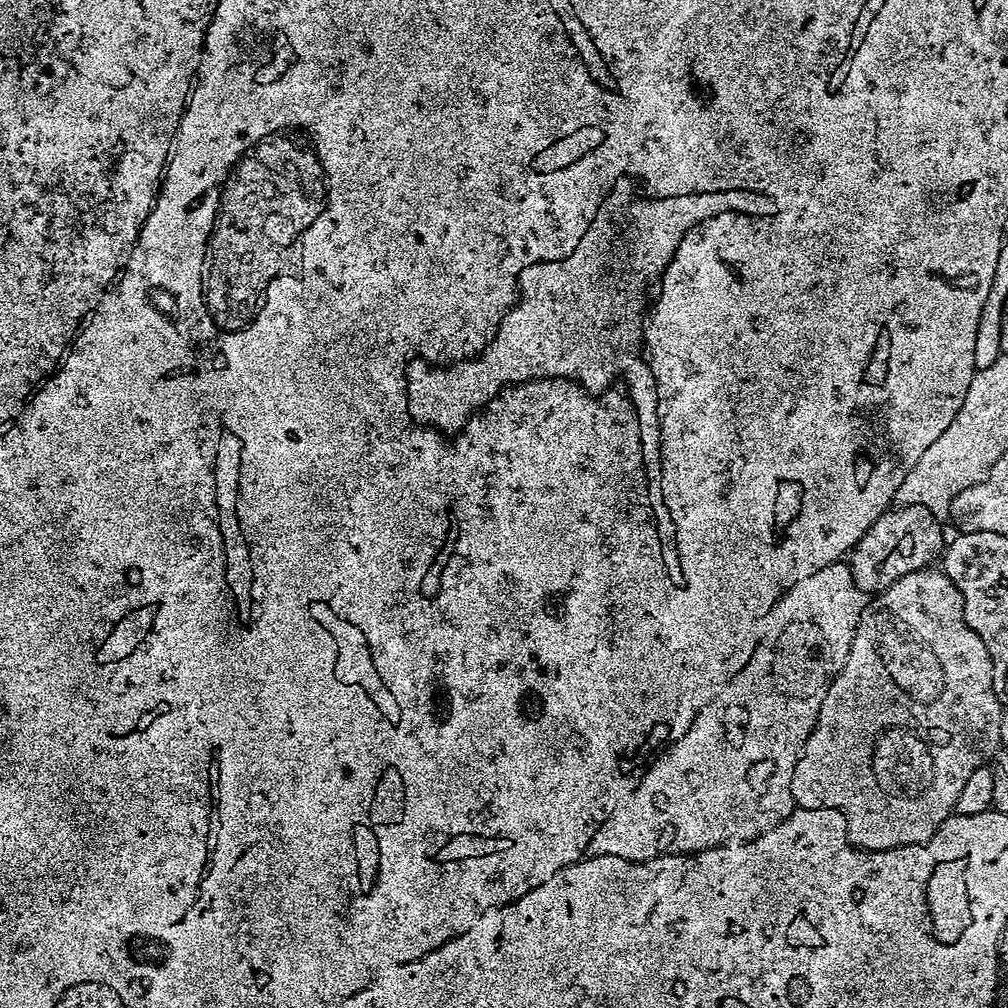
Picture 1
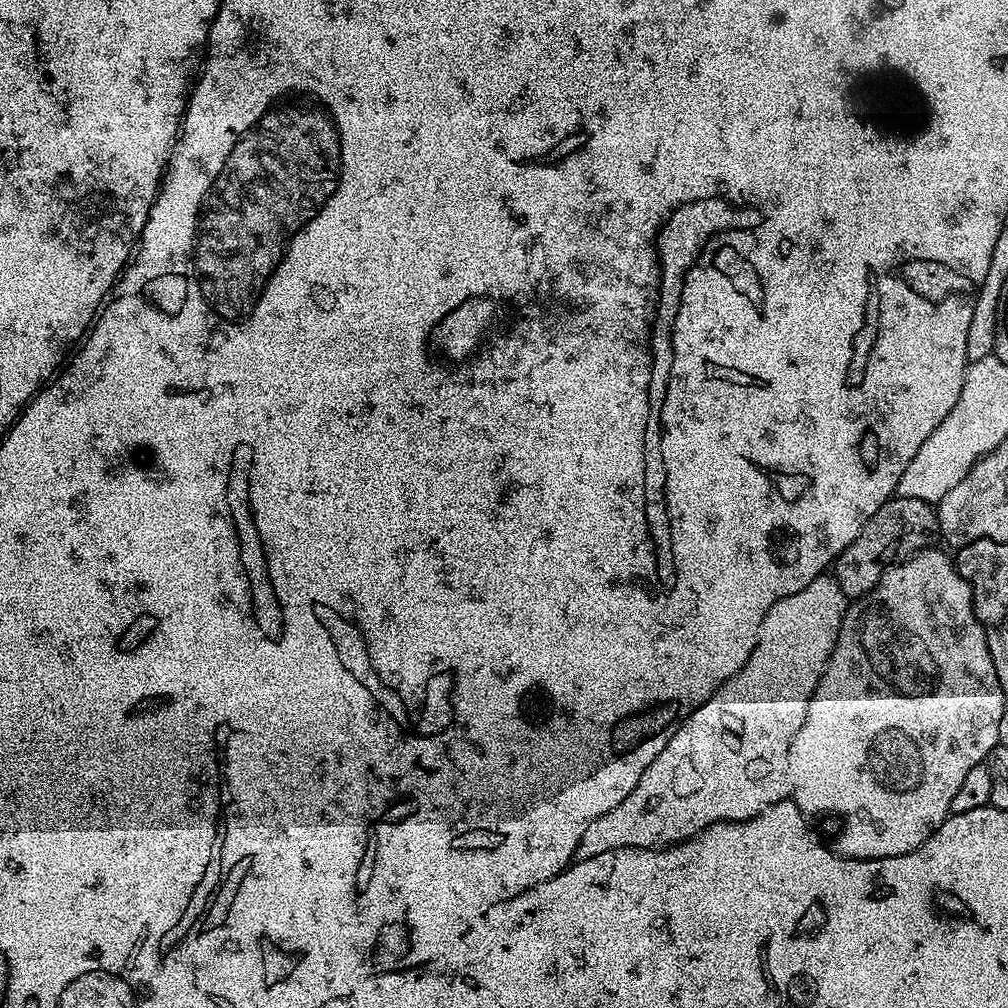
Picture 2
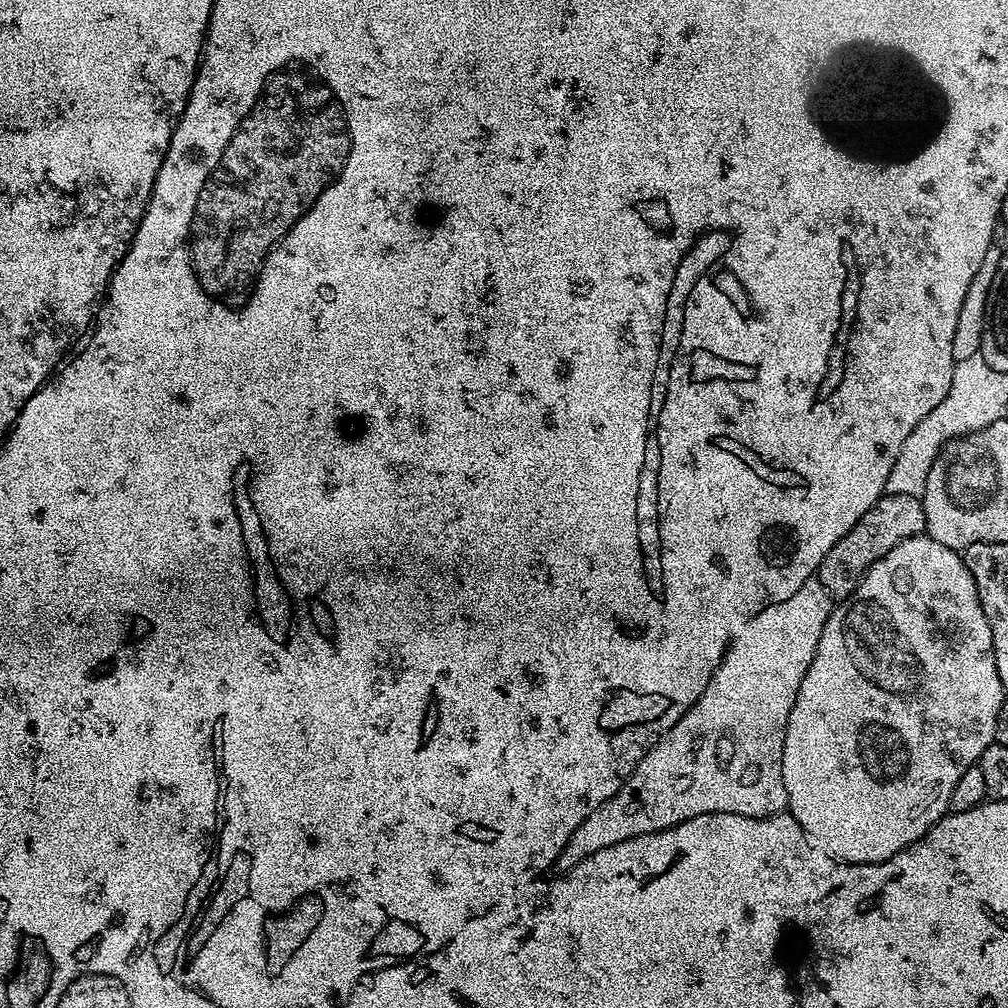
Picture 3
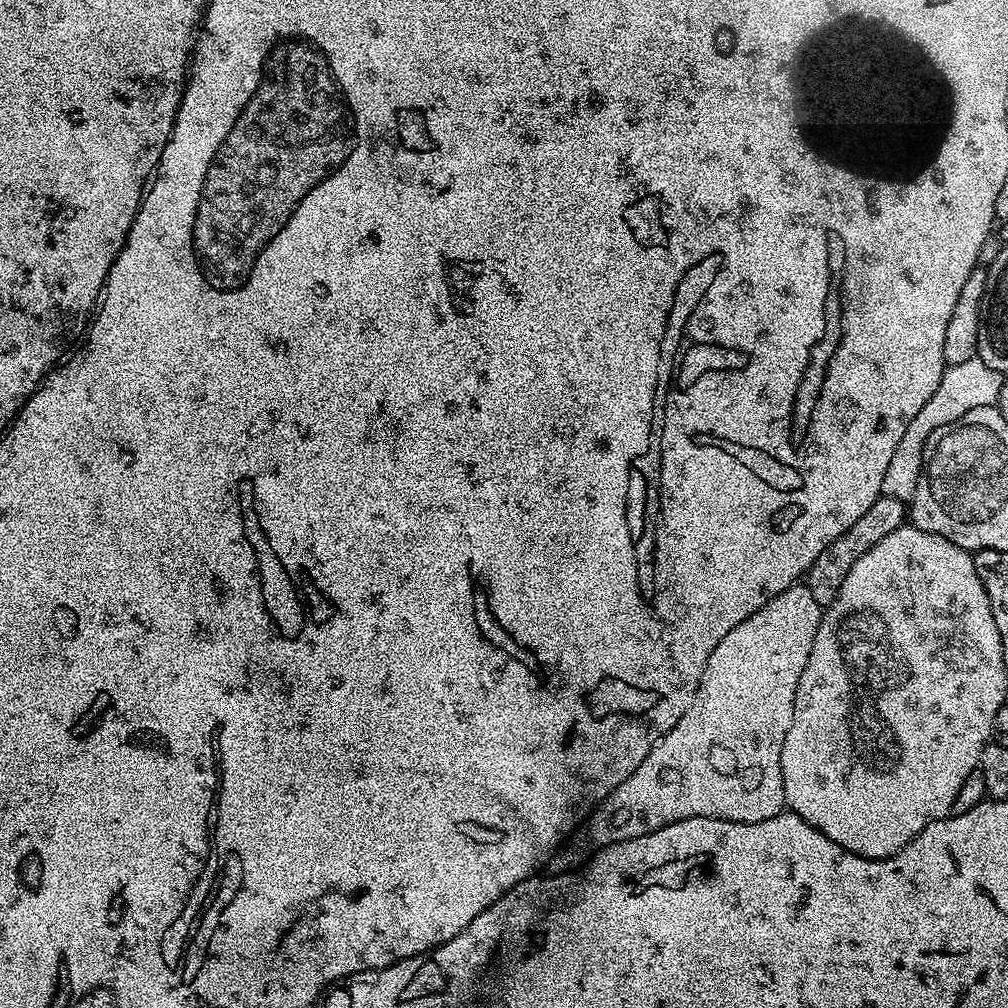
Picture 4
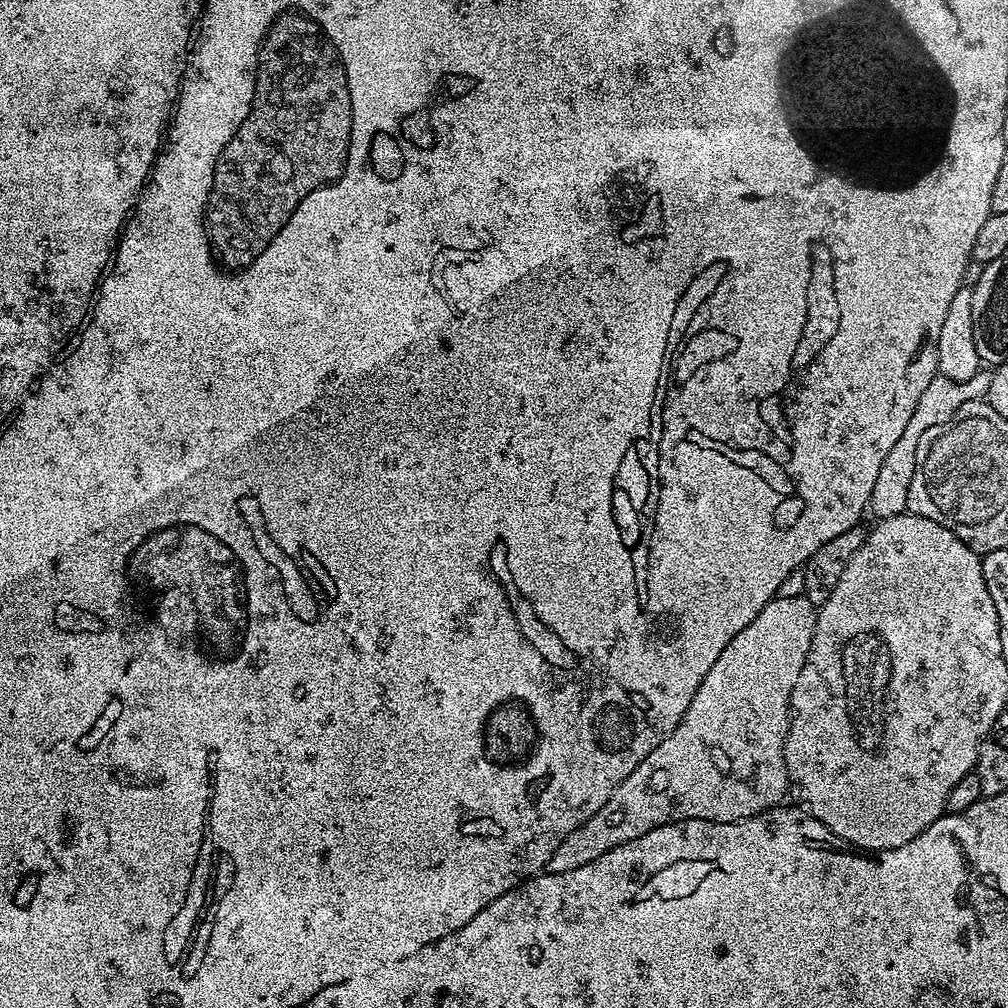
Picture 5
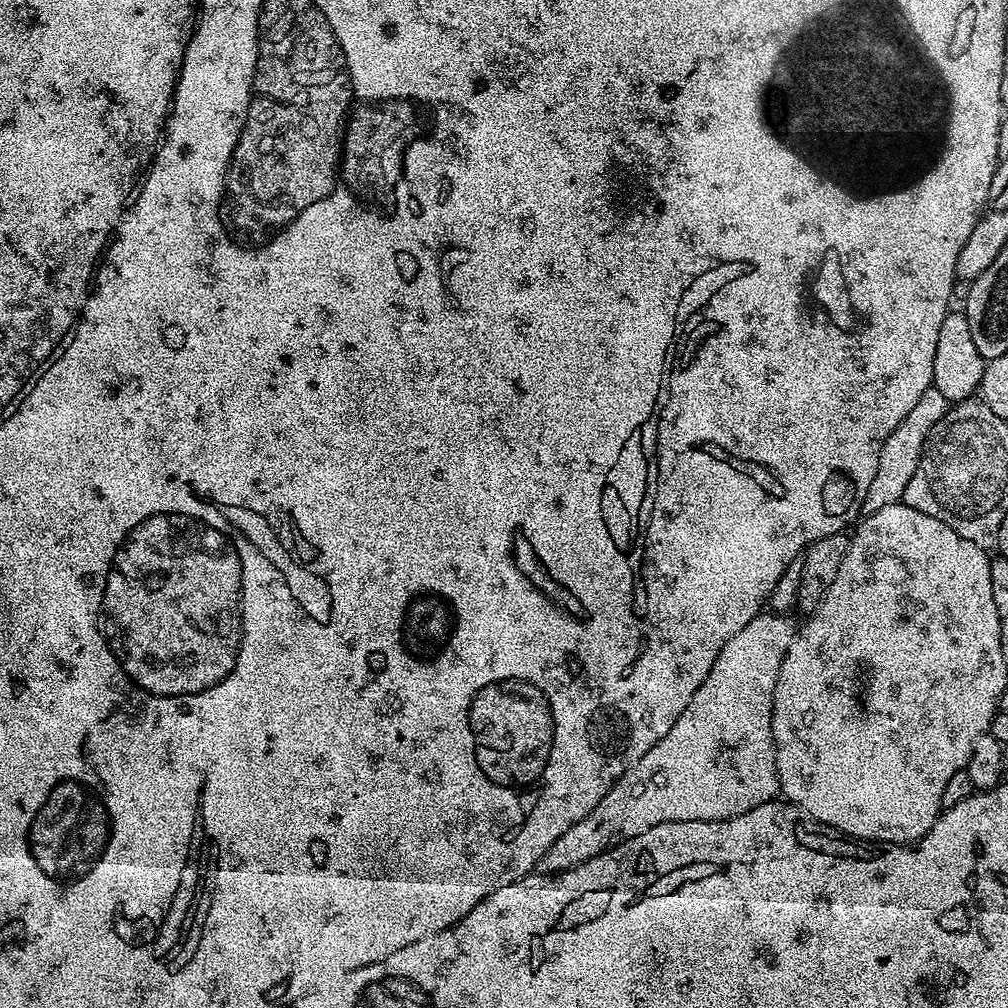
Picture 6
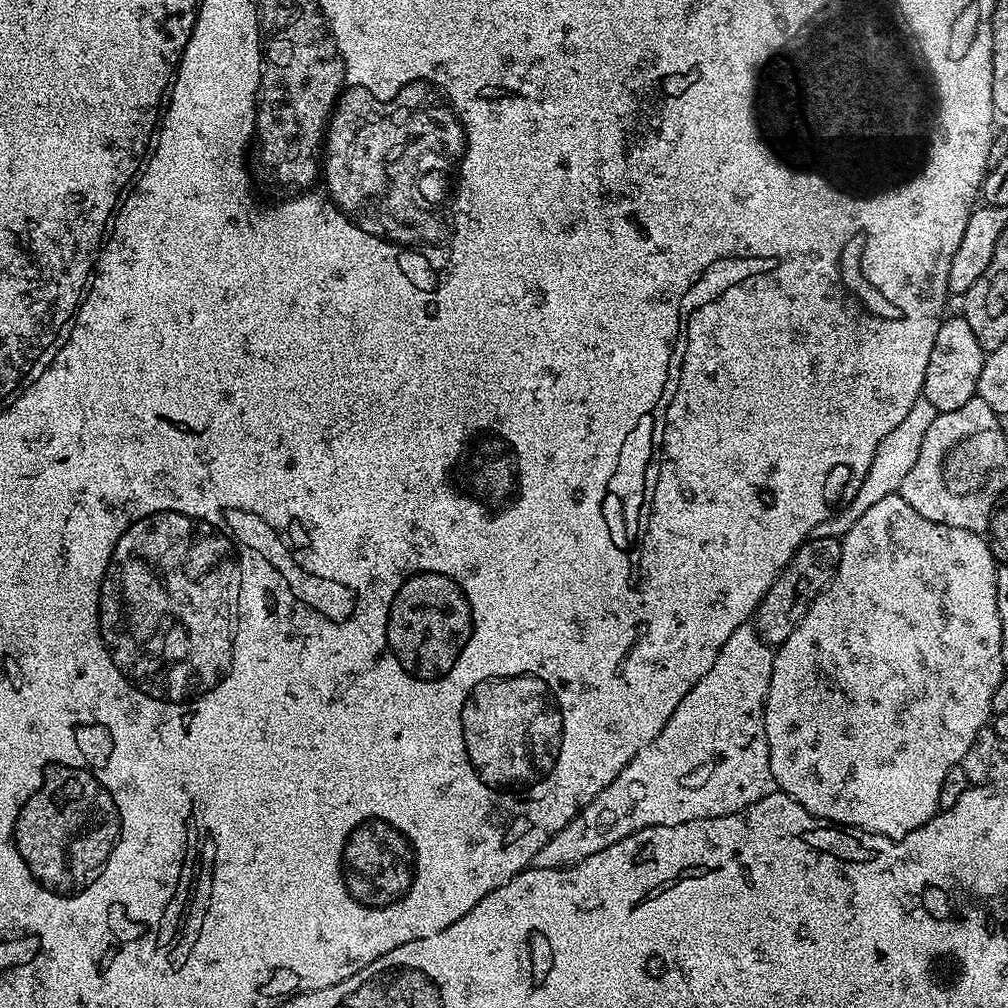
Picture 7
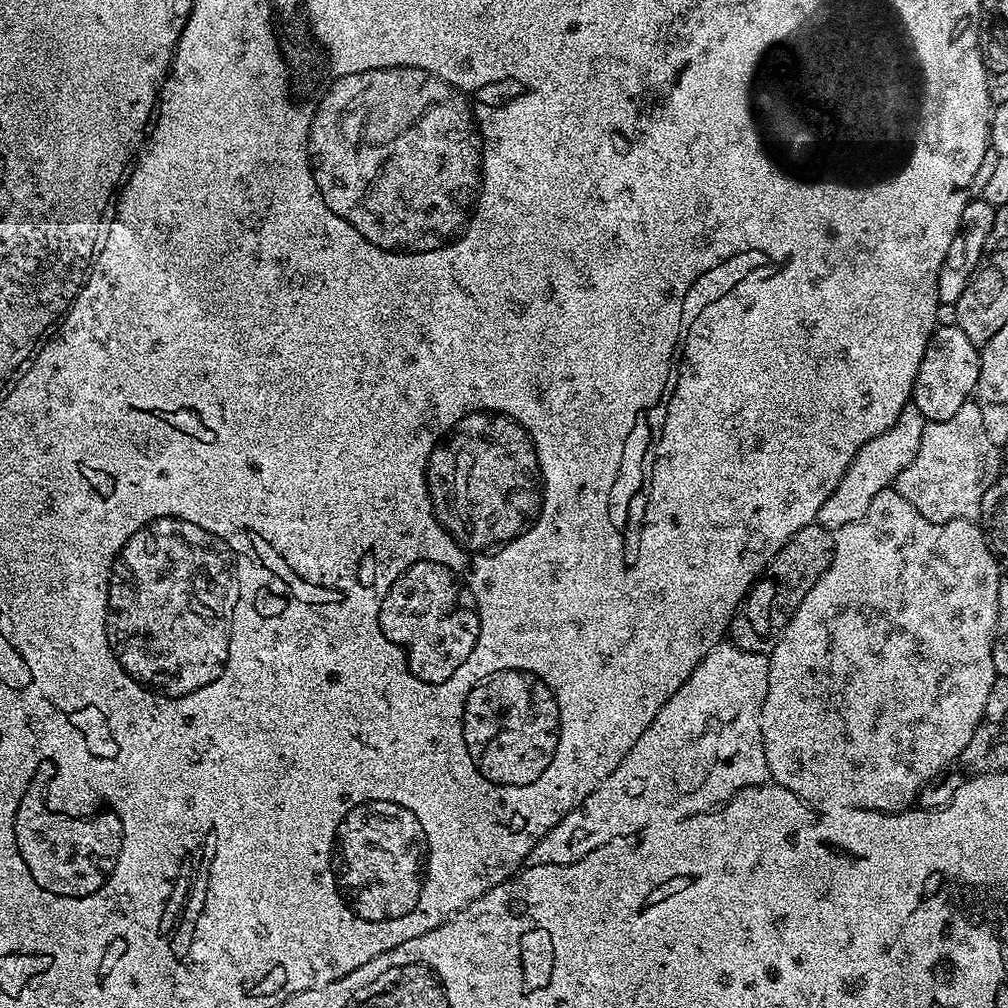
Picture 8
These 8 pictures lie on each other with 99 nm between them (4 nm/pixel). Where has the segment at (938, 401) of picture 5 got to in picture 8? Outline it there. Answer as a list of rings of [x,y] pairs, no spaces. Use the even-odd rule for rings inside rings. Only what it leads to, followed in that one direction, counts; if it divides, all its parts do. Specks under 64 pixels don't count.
[[[907,404],[902,414],[898,414],[894,426],[890,426],[890,430],[878,434],[878,438],[870,438],[870,442],[866,442],[866,446],[862,446],[862,450],[858,450],[858,454],[853,456],[846,474],[838,482],[830,498],[822,502],[822,510],[818,510],[816,515],[816,523],[823,528],[835,530],[861,520],[870,510],[870,502],[874,502],[876,495],[883,488],[892,488],[898,474],[902,474],[902,470],[906,470],[906,466],[914,462],[914,454],[918,454],[918,445],[922,442],[925,423],[918,406]]]

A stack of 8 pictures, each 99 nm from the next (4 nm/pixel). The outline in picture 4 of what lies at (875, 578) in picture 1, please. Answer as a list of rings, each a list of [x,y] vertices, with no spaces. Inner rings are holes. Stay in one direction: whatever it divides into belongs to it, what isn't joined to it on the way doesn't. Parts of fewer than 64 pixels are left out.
[[[881,494],[874,506],[870,506],[870,510],[866,510],[866,514],[862,514],[862,518],[858,518],[858,522],[850,526],[850,530],[846,530],[846,534],[842,534],[833,544],[826,546],[826,550],[822,550],[822,554],[818,554],[818,558],[814,558],[814,562],[809,566],[806,583],[810,594],[814,594],[814,602],[822,606],[832,604],[842,582],[846,582],[846,574],[850,574],[850,566],[854,566],[854,562],[858,562],[858,558],[862,558],[862,554],[866,554],[870,546],[882,542],[886,534],[894,534],[894,530],[905,527],[905,524],[905,501]]]

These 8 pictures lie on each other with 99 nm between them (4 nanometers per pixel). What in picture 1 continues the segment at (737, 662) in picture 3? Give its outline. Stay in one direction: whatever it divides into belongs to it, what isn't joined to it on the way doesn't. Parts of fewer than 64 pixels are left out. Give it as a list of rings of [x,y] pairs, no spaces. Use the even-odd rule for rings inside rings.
[[[844,562],[822,566],[822,570],[810,574],[810,578],[802,578],[802,582],[790,586],[790,590],[786,590],[784,597],[770,610],[766,621],[766,642],[757,647],[756,653],[752,655],[750,662],[746,662],[743,670],[711,702],[702,706],[702,710],[694,718],[694,722],[690,722],[690,730],[686,730],[686,734],[682,734],[682,738],[669,744],[648,765],[644,777],[638,782],[632,795],[608,815],[608,820],[602,822],[602,826],[598,826],[598,830],[588,847],[587,855],[613,856],[627,860],[653,860],[659,856],[679,856],[689,852],[701,852],[716,848],[720,844],[753,840],[766,834],[766,830],[774,830],[774,826],[778,826],[783,820],[790,818],[790,814],[798,806],[792,793],[794,766],[798,762],[800,753],[804,751],[806,738],[810,738],[810,734],[816,728],[818,714],[822,710],[822,698],[826,698],[826,690],[830,690],[830,682],[834,682],[838,670],[842,670],[842,666],[846,666],[846,654],[850,654],[850,644],[854,642],[854,634],[858,630],[858,622],[862,618],[865,603],[866,593],[854,582],[852,569]]]

